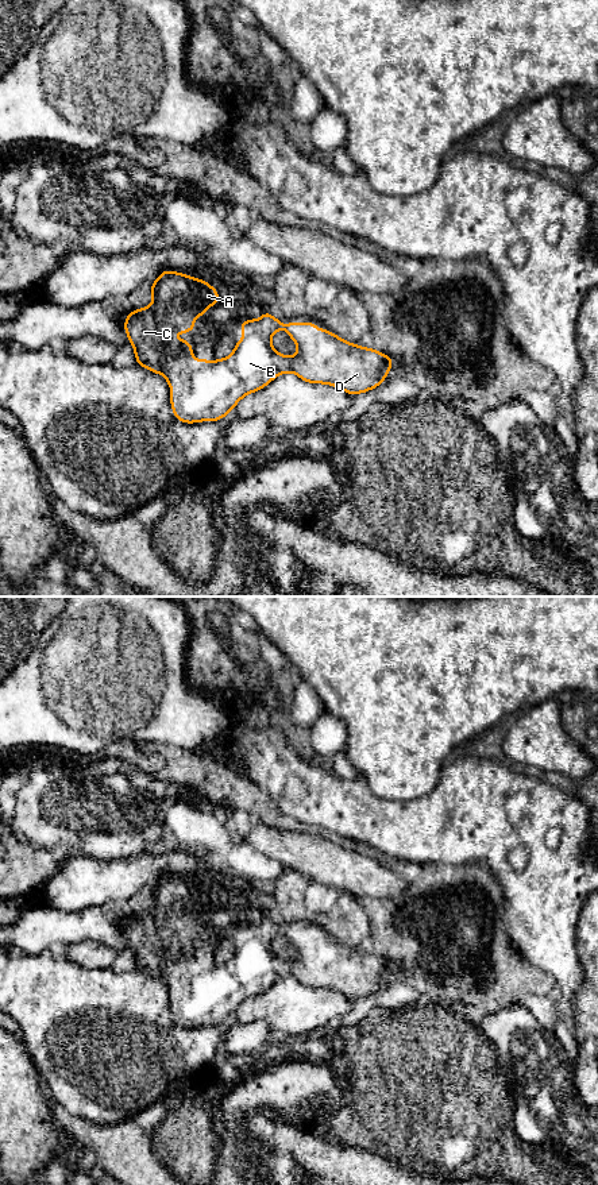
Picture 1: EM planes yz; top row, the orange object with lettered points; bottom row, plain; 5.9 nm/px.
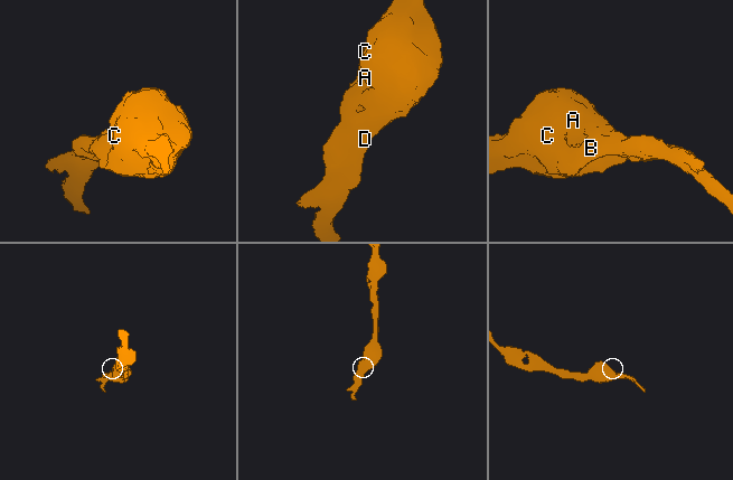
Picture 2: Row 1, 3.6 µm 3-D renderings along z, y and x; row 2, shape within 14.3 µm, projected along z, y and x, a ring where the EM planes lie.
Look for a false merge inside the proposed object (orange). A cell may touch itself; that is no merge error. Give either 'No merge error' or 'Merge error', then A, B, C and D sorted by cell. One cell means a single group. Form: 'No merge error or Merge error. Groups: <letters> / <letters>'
No merge error. Groups: A B C D

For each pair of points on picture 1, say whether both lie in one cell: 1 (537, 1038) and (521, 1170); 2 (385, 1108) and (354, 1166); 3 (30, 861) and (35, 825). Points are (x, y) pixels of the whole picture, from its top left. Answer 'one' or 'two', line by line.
1: two
2: two
3: two

